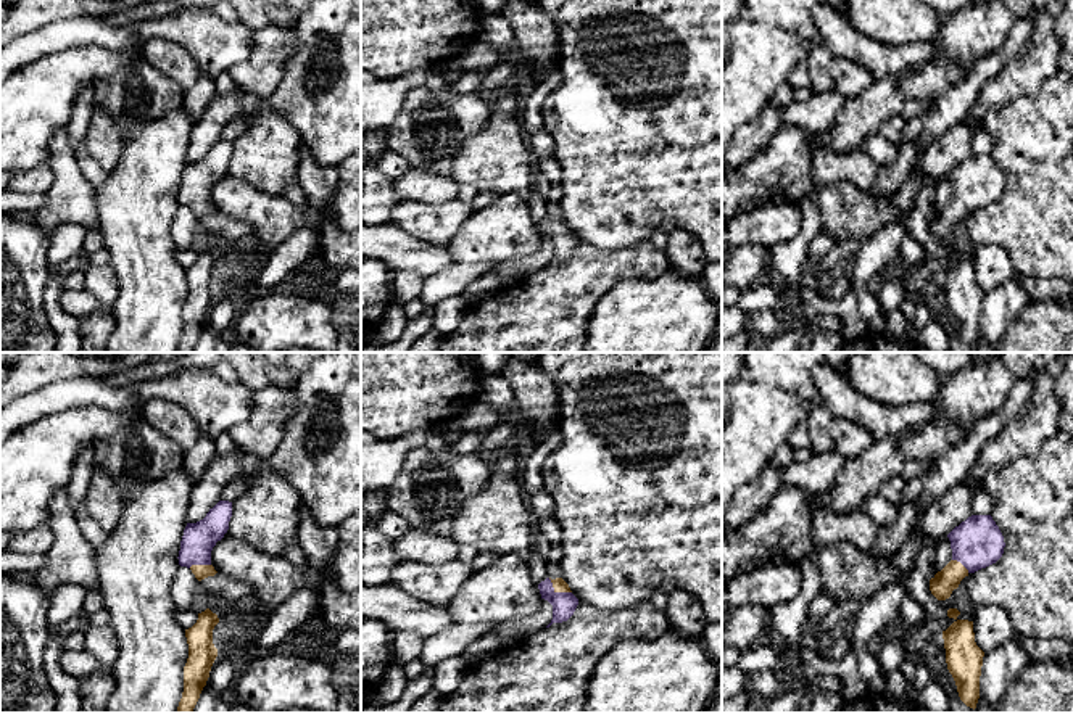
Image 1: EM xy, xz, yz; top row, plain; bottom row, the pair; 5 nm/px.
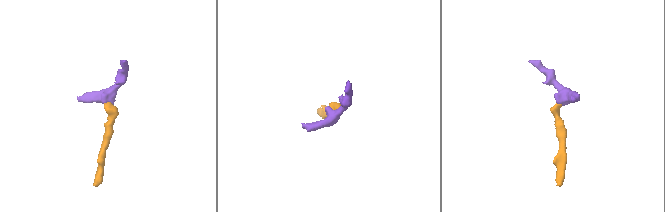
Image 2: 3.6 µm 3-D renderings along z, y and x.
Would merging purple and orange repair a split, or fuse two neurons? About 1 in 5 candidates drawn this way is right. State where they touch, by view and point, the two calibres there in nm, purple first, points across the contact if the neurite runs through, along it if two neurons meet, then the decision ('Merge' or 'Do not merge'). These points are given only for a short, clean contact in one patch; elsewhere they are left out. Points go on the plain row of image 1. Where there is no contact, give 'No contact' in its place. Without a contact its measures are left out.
Touches purple at xz (558, 232). Thickness 120 nm (purple) against 70 nm. Path across: xz (564, 243), (558, 232), (559, 224). Merge

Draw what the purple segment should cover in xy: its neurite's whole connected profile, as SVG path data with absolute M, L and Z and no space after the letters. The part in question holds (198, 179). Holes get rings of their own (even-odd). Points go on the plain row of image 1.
M219 140L206 156L197 163L187 163L179 190L179 204L192 209L198 220L214 216L211 190L229 169L232 142Z

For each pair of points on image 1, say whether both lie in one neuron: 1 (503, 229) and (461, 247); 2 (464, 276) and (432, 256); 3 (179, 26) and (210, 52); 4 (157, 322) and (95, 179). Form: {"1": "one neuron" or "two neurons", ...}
{"1": "one neuron", "2": "two neurons", "3": "one neuron", "4": "two neurons"}

